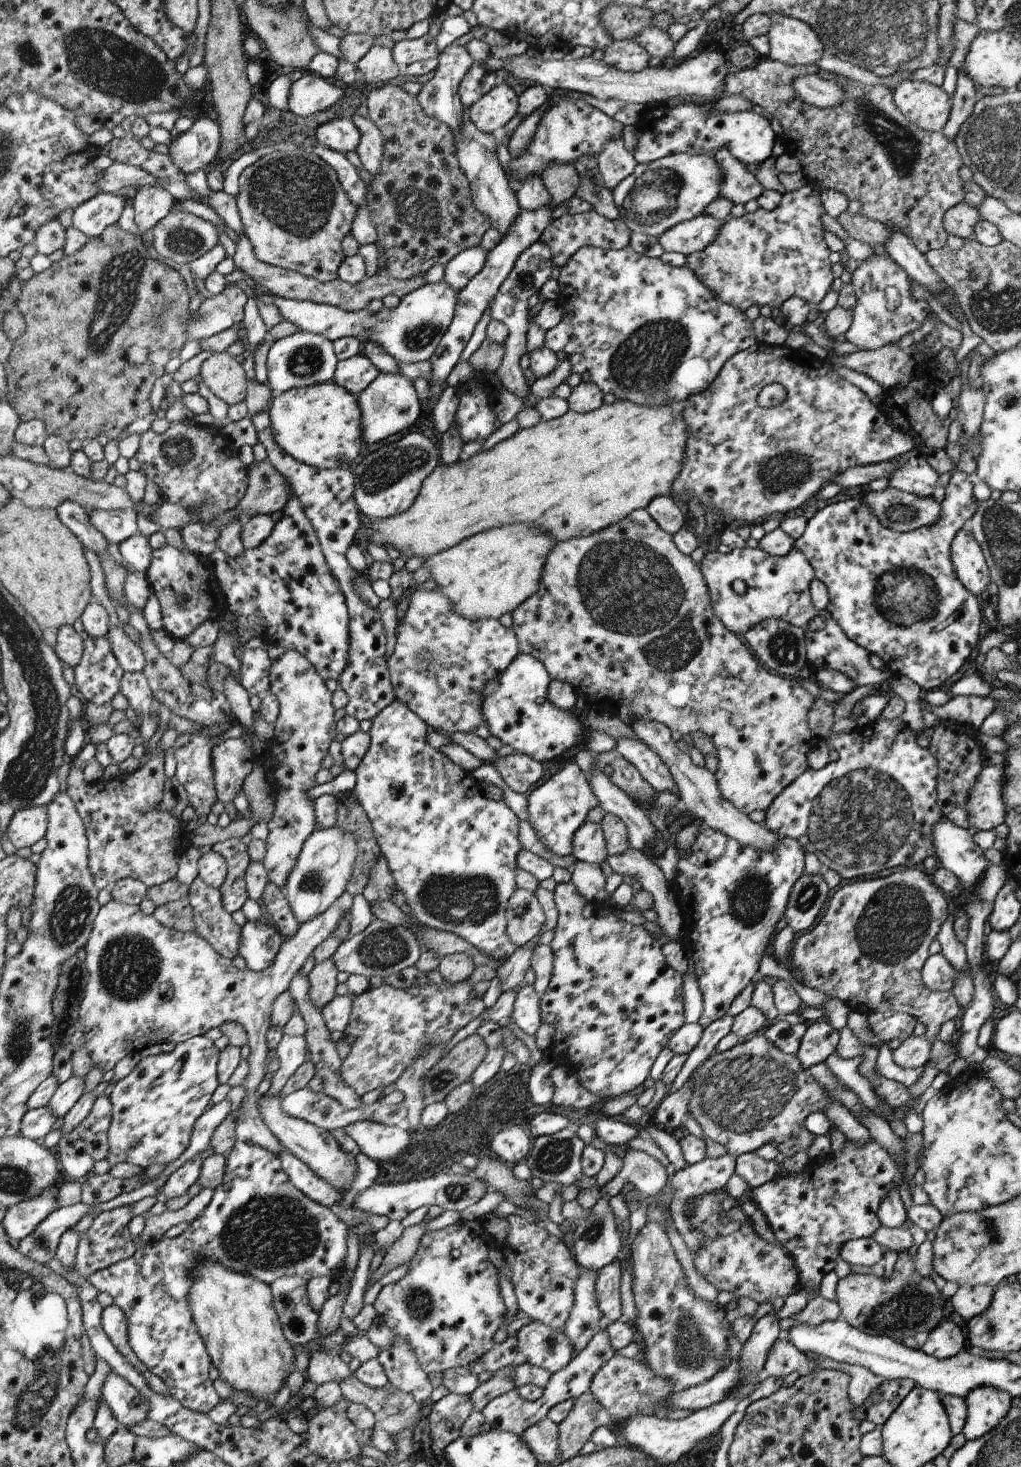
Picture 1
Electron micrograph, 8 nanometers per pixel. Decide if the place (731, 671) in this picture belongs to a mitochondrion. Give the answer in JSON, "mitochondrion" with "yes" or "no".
{"mitochondrion":"no"}

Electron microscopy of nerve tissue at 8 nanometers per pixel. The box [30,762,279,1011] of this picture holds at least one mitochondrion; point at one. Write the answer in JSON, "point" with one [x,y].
{"point":[130,968]}

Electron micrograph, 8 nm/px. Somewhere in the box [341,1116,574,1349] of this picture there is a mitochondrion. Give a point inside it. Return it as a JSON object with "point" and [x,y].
{"point":[418,1302]}

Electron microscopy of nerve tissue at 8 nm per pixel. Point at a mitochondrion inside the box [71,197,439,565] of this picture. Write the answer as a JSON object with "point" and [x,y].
{"point":[116,295]}

